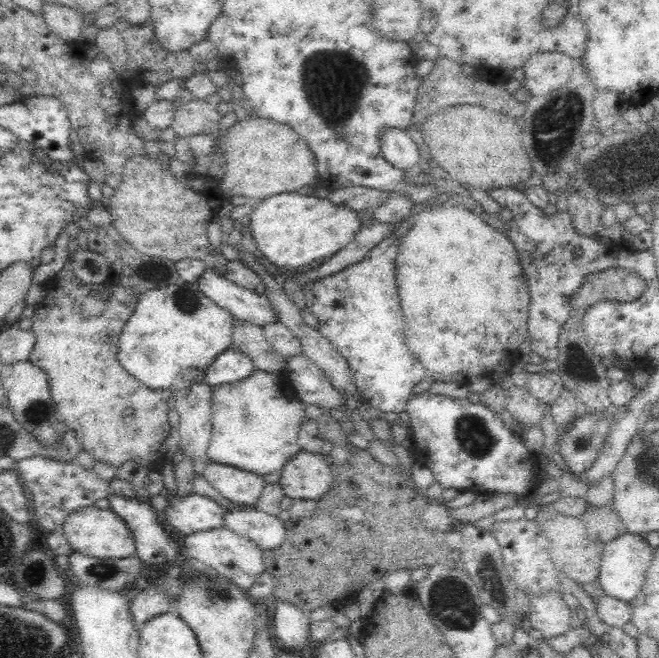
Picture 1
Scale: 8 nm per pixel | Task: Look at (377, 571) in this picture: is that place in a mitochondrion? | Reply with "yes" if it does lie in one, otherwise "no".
no

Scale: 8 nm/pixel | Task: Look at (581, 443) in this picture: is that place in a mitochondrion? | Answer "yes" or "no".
yes

